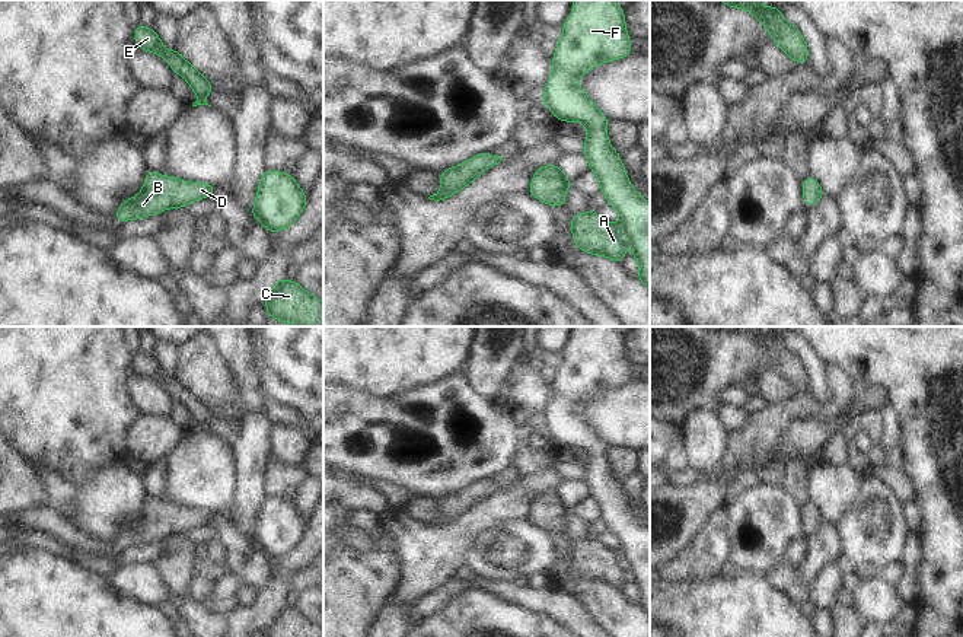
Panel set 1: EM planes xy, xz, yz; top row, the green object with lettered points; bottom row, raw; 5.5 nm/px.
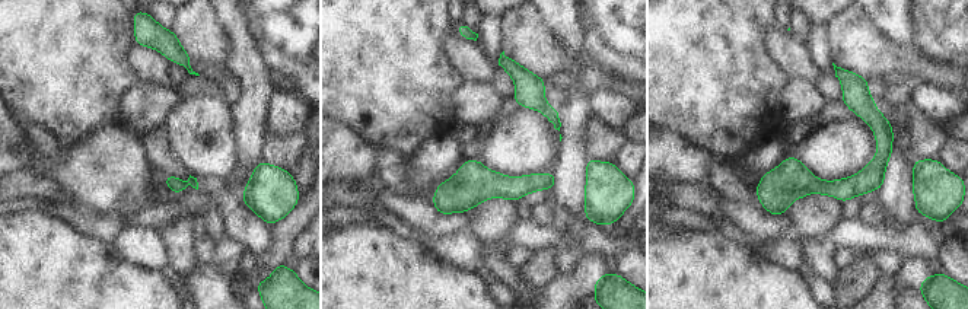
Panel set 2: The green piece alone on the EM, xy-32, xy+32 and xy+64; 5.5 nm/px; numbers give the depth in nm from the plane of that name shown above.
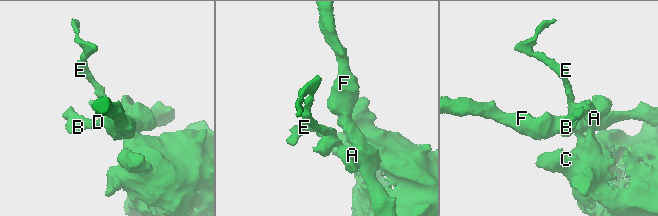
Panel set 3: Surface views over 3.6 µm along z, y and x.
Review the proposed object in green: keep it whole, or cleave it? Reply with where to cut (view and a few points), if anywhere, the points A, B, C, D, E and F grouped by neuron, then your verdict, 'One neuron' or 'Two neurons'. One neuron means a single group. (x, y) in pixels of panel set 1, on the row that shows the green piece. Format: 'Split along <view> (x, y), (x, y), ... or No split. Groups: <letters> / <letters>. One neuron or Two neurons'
No split. Groups: A B C D E F. One neuron

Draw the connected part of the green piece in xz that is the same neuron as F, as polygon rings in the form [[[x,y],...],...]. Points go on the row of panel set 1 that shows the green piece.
[[[574,0],[562,29],[543,103],[554,118],[580,121],[587,127],[583,153],[589,159],[589,171],[597,175],[608,204],[621,214],[618,224],[608,223],[596,211],[575,214],[571,217],[573,238],[584,252],[605,255],[615,262],[626,258],[624,246],[631,245],[640,267],[638,280],[650,292],[650,203],[634,189],[621,156],[610,147],[609,120],[577,83],[593,67],[631,54],[624,7],[613,0]]]

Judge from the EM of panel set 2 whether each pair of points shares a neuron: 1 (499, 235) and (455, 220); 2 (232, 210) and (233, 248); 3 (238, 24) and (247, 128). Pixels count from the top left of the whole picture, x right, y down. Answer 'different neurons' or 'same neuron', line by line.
1: different neurons
2: different neurons
3: same neuron

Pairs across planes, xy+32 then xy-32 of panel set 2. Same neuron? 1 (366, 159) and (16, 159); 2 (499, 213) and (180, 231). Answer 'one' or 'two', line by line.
1: one
2: one

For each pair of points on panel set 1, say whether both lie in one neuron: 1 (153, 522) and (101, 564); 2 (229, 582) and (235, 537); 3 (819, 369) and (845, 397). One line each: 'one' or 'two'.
1: one
2: two
3: two

